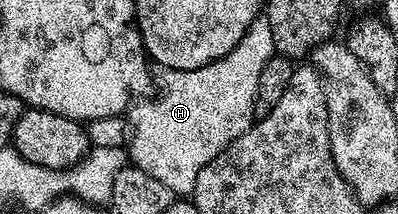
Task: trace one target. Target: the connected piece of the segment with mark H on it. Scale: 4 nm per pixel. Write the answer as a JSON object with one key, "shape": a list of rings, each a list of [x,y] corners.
{"shape":[[[266,18],[254,19],[242,43],[223,59],[213,61],[192,71],[167,71],[163,79],[163,92],[159,96],[143,97],[129,111],[129,159],[149,177],[163,182],[176,197],[187,197],[197,185],[197,173],[217,157],[234,139],[241,137],[255,122],[257,77],[265,69],[265,61],[275,56],[273,29],[267,27]]]}

